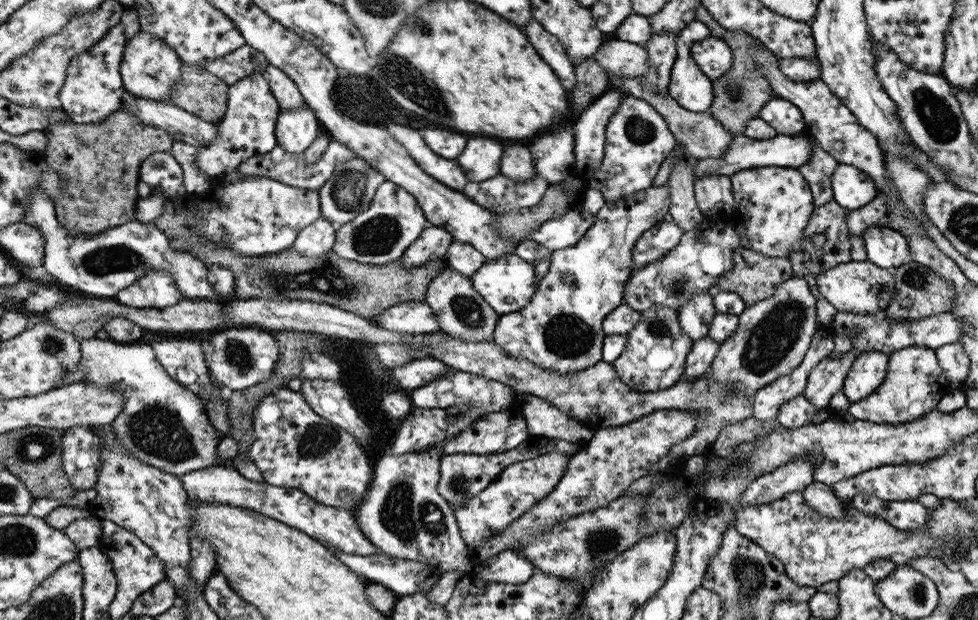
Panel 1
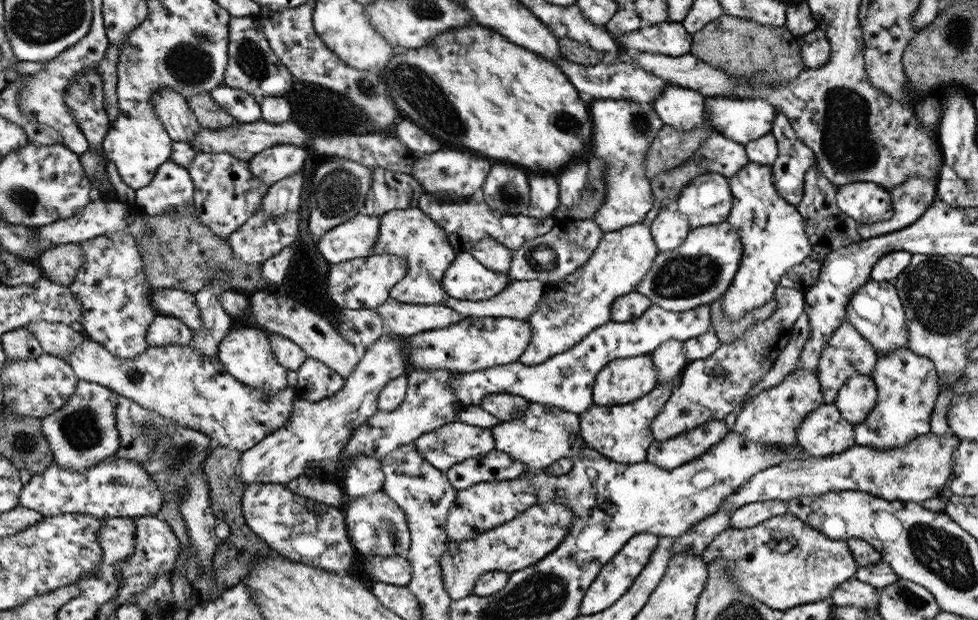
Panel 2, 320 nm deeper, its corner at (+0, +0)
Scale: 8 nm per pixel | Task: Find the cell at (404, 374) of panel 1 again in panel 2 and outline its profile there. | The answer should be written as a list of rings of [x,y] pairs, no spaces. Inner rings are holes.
[[[651,306],[631,322],[608,322],[587,334],[579,344],[566,352],[546,360],[541,365],[526,366],[519,360],[509,365],[492,366],[475,372],[458,374],[450,382],[457,397],[465,405],[479,405],[488,394],[507,393],[525,398],[530,403],[557,406],[581,415],[594,405],[593,387],[598,372],[618,358],[638,356],[652,352],[667,340],[688,340],[711,330],[710,306],[698,306],[684,312],[670,312],[660,306]]]

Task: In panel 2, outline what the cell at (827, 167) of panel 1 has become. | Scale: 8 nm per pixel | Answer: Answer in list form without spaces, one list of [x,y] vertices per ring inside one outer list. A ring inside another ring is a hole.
[[[785,114],[776,115],[771,133],[777,144],[777,157],[771,164],[775,189],[786,202],[797,205],[803,197],[805,172],[815,163],[815,154],[798,138]]]

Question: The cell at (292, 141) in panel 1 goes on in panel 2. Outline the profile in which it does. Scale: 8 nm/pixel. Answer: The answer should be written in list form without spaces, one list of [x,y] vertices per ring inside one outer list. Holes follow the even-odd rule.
[[[278,144],[252,157],[249,169],[256,178],[271,185],[300,172],[308,152],[305,146]]]

